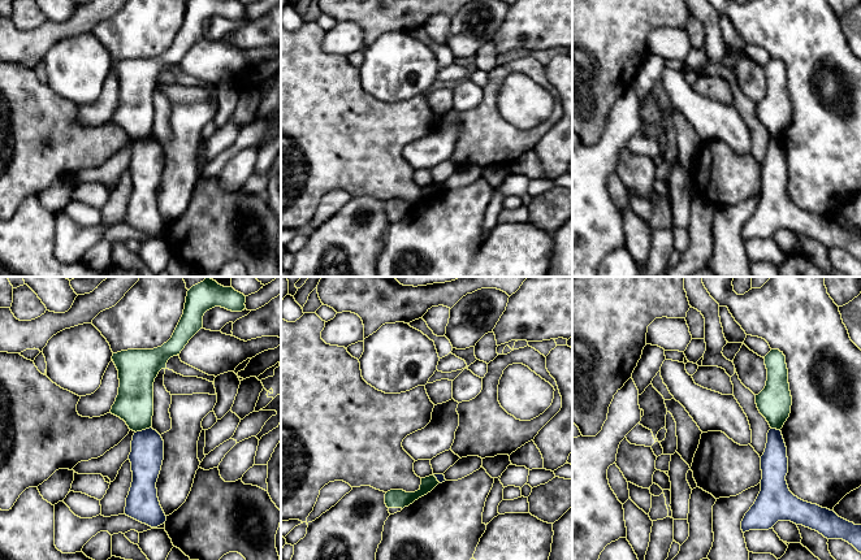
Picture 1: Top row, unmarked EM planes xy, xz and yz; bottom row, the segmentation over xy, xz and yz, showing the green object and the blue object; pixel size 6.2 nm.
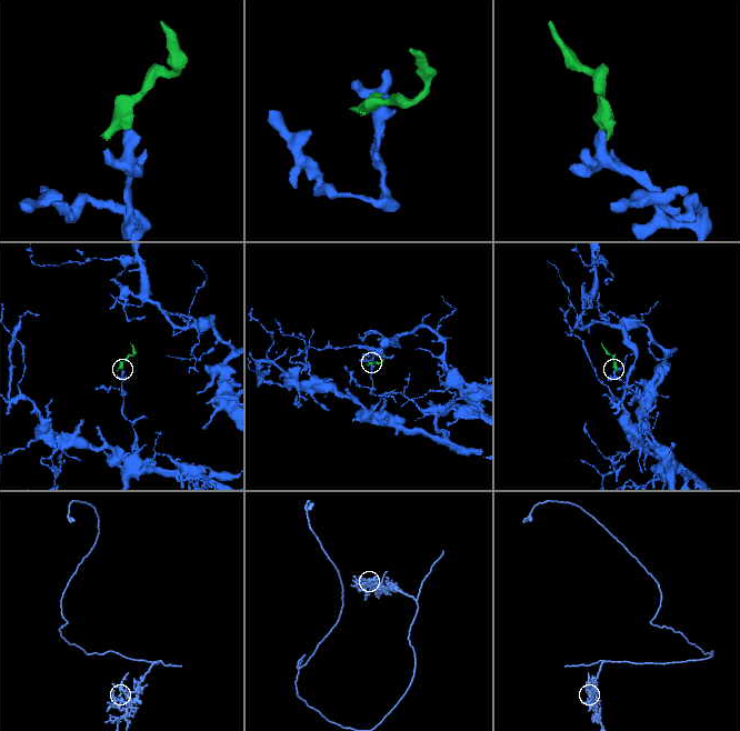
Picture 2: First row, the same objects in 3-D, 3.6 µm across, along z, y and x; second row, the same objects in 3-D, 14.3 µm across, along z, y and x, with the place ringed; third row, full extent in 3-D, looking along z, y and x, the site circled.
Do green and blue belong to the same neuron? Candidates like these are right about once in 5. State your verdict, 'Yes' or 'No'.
No

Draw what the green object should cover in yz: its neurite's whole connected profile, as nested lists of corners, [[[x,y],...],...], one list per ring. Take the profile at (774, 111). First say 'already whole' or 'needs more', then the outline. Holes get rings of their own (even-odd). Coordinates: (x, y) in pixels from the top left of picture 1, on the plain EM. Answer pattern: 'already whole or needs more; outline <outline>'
already whole; outline [[[771,58],[763,68],[767,90],[765,97],[756,104],[756,113],[770,136],[780,139],[792,114],[786,65],[779,58]]]

